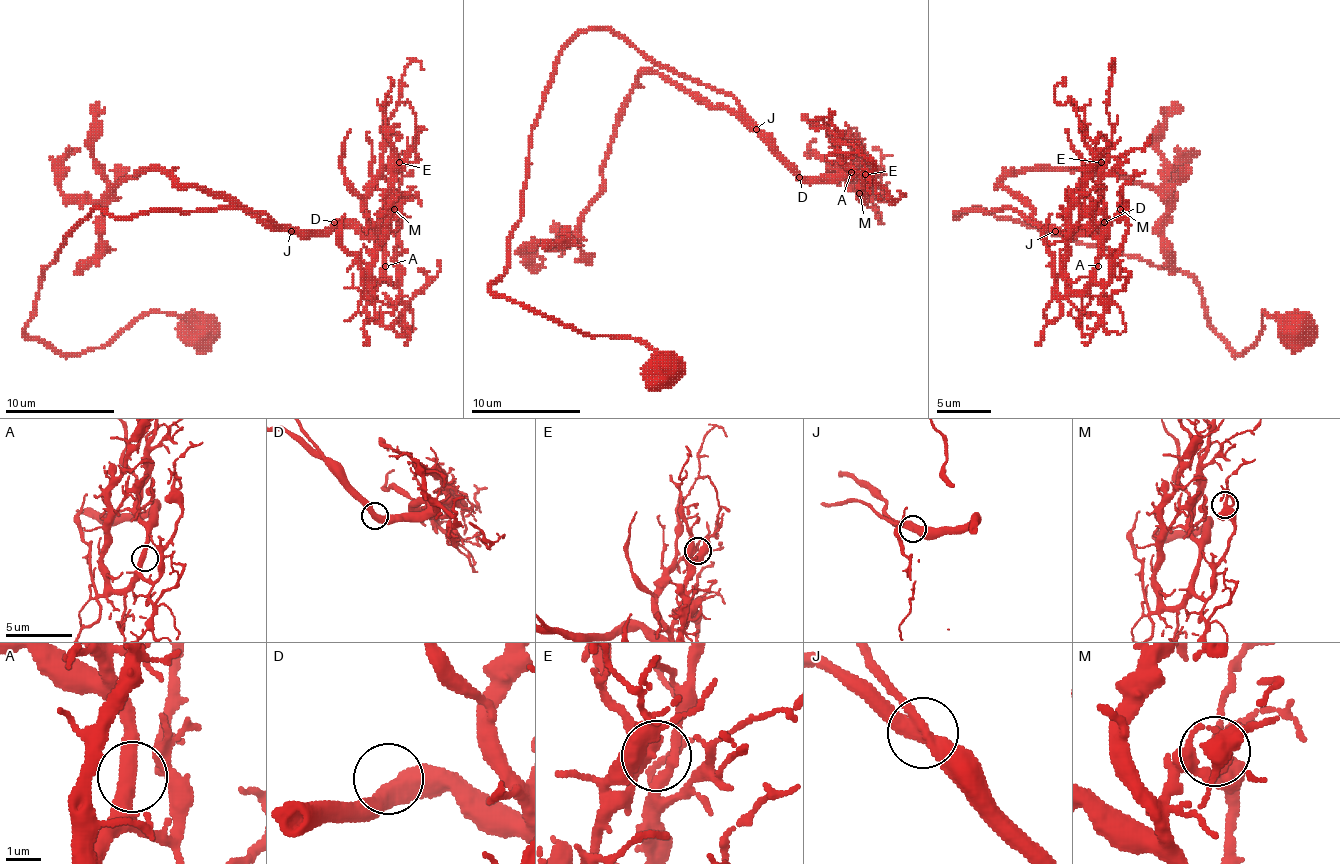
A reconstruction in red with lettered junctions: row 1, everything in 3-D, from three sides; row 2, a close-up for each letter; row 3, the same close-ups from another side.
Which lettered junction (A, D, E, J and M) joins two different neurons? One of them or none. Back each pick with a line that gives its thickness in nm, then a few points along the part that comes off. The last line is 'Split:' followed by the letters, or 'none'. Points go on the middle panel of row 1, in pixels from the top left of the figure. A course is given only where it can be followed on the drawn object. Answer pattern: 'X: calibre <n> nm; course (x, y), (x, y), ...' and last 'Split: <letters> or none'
Split: none

